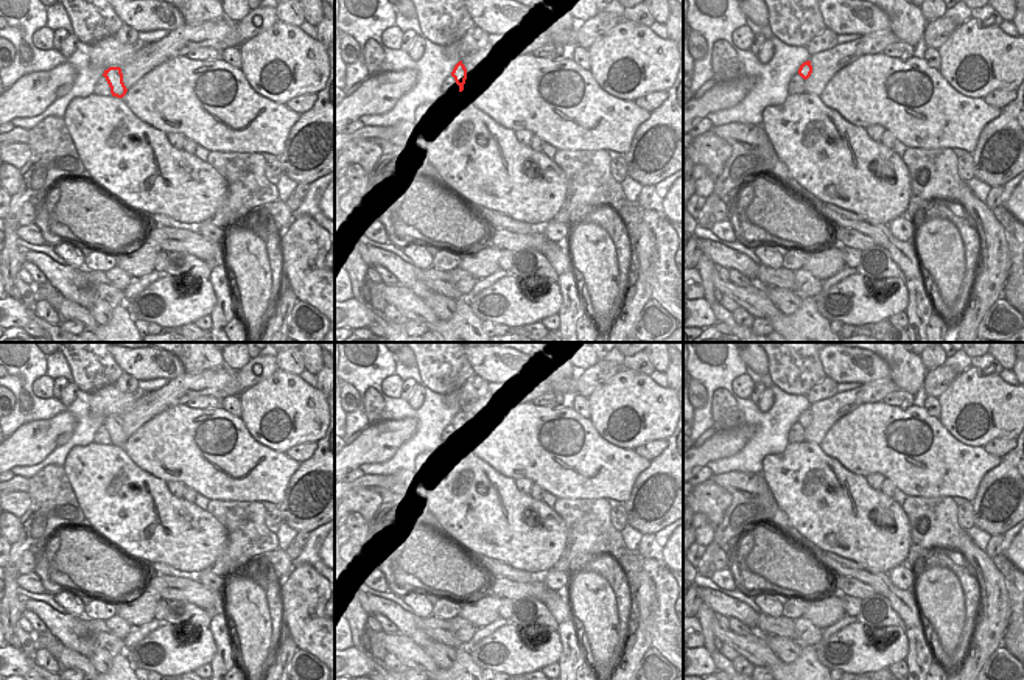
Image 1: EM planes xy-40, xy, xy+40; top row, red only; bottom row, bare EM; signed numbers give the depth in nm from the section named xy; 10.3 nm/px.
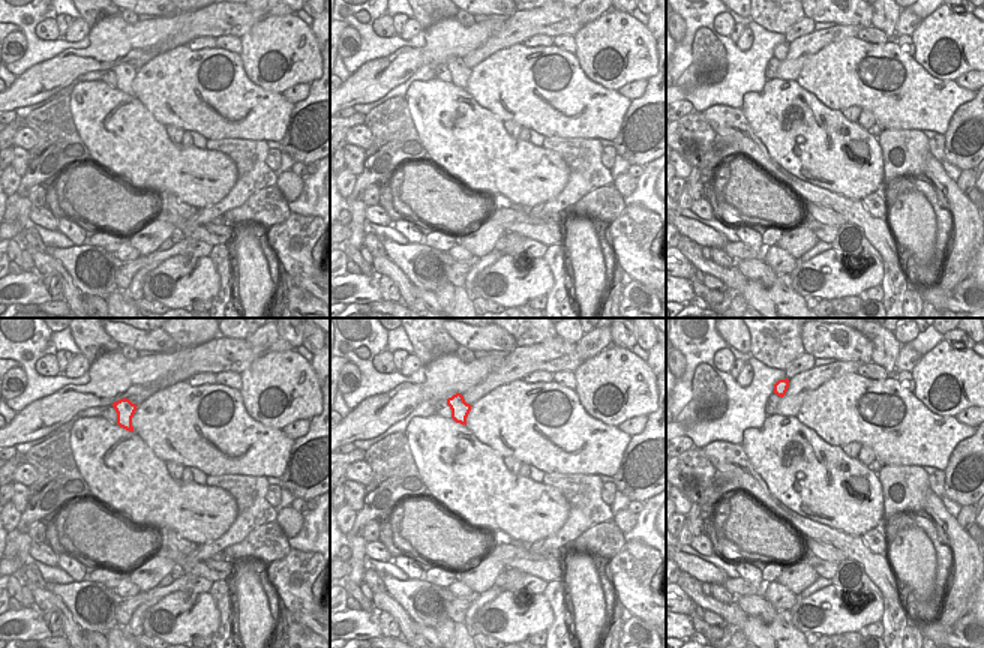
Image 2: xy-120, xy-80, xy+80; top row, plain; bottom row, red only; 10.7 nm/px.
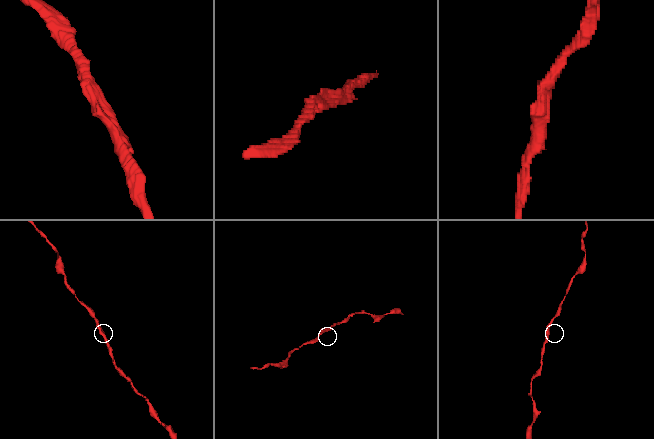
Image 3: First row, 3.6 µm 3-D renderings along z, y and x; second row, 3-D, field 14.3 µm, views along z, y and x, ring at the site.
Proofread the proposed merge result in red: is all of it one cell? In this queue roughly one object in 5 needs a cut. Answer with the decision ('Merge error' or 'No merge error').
No merge error

